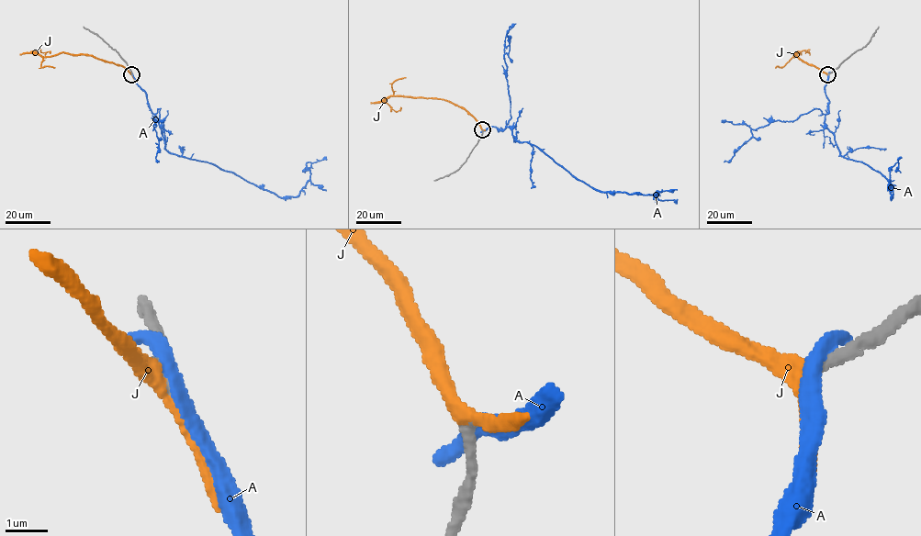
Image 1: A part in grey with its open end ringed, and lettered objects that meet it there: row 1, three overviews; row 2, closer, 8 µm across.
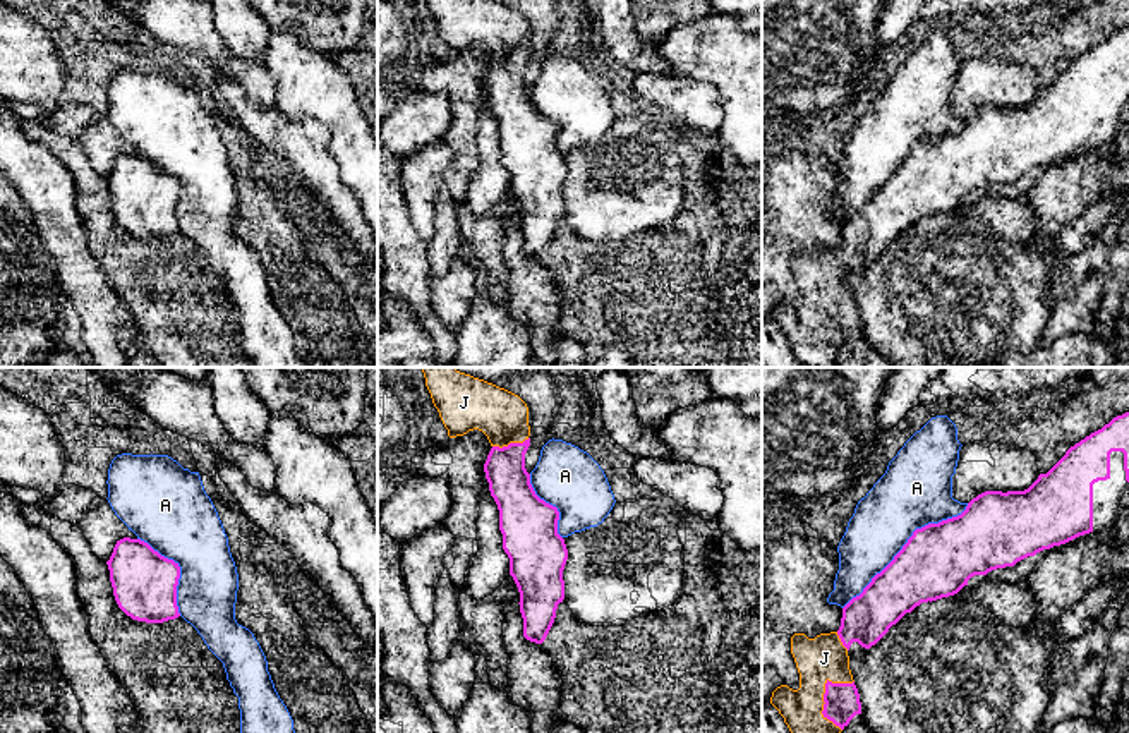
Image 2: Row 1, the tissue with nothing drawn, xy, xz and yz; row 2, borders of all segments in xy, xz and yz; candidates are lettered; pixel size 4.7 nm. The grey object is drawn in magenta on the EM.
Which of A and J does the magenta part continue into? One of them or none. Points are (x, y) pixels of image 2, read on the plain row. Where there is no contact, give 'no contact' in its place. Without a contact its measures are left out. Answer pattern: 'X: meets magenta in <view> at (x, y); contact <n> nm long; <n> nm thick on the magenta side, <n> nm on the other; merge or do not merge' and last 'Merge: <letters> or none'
A: meets magenta in yz at (906, 158); contact 750 nm long; 340 nm thick on the magenta side, 320 nm on the other; do not merge
J: meets magenta in yz at (824, 321); contact 260 nm long; 160 nm thick on the magenta side, 220 nm on the other; merge
Merge: J

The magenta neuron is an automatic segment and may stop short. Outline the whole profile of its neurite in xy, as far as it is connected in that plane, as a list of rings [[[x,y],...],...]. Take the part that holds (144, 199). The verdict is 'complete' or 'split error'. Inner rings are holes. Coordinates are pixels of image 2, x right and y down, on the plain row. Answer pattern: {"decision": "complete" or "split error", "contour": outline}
{"decision": "complete", "contour": [[[141,154],[117,156],[110,175],[110,197],[118,223],[137,237],[163,239],[180,232],[177,201],[180,182]]]}

